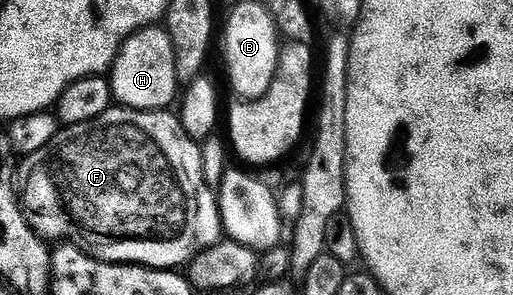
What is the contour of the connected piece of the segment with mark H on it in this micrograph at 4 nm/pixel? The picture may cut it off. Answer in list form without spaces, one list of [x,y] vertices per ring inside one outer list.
[[[153,24],[144,27],[136,34],[131,34],[124,41],[124,47],[110,71],[112,97],[121,106],[129,106],[131,110],[166,110],[178,98],[176,86],[176,49],[172,37],[163,25]]]

